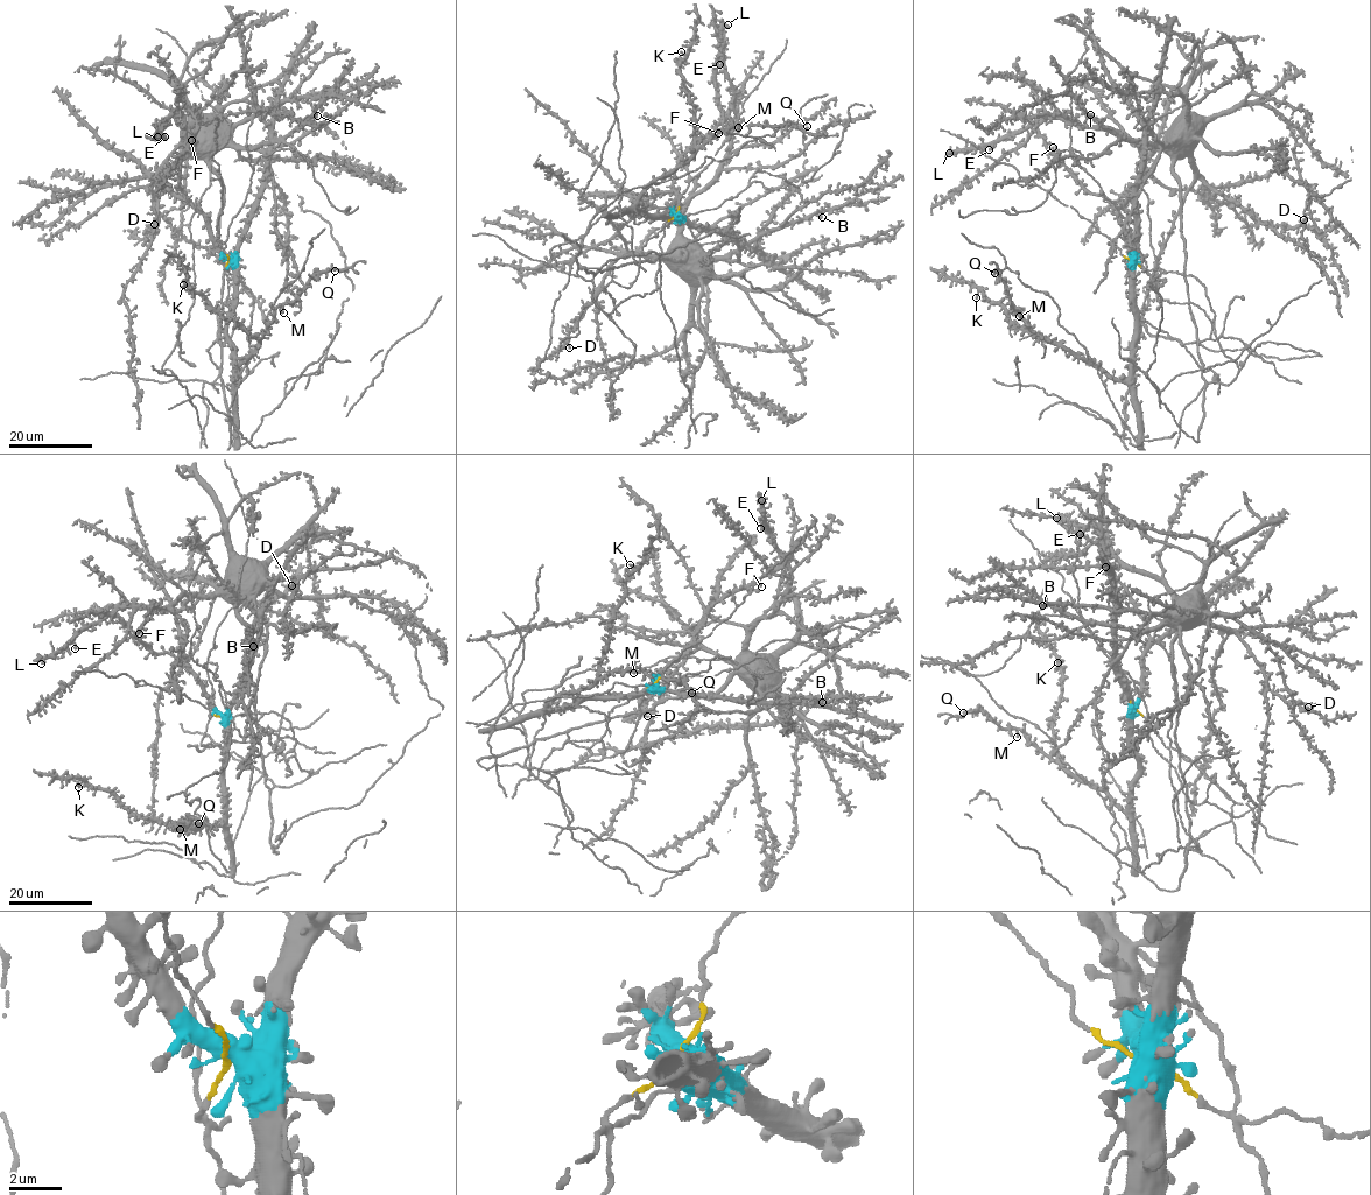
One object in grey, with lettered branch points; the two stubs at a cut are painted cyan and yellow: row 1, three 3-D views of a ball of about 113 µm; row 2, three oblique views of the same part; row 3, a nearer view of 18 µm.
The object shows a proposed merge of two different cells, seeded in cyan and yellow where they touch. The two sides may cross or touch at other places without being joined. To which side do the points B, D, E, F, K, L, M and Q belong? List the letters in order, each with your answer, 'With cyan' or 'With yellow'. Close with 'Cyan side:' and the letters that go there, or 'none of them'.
B: With yellow
D: With yellow
E: With yellow
F: With cyan
K: With cyan
L: With yellow
M: With cyan
Q: With cyan
Cyan side: F, K, M, Q

